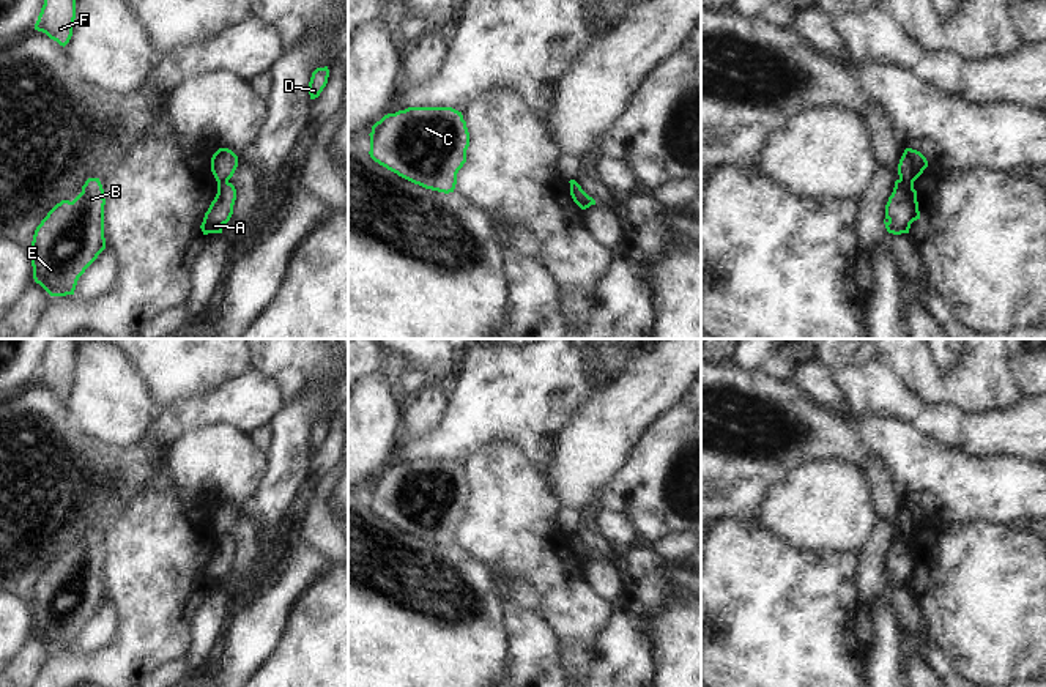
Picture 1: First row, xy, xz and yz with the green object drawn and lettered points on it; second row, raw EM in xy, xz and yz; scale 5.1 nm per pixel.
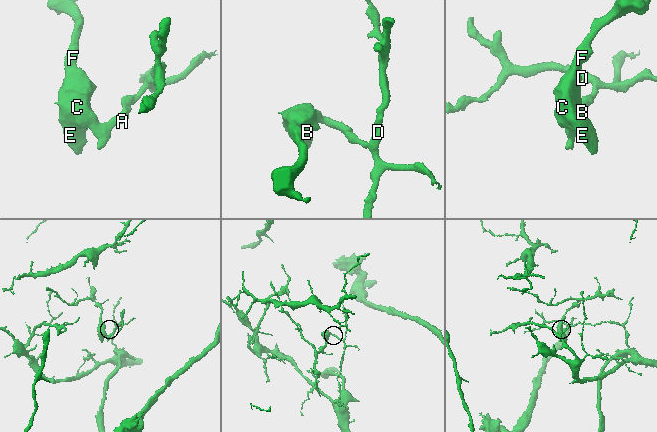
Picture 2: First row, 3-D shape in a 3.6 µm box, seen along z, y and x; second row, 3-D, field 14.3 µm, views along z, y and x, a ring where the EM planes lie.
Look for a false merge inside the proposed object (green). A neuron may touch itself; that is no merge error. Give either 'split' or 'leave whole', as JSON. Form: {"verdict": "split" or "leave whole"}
{"verdict": "split"}

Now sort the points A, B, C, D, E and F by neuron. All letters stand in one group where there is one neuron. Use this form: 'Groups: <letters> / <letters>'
Groups: A B C E F / D

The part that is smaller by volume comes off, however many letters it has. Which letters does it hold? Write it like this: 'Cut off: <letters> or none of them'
Cut off: A, B, C, E, F

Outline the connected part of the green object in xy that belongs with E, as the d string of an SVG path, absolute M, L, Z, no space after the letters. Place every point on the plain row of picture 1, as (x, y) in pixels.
M88 531L72 555L57 556L36 580L33 632L50 649L74 648L79 630L106 602L104 558L99 531Z

